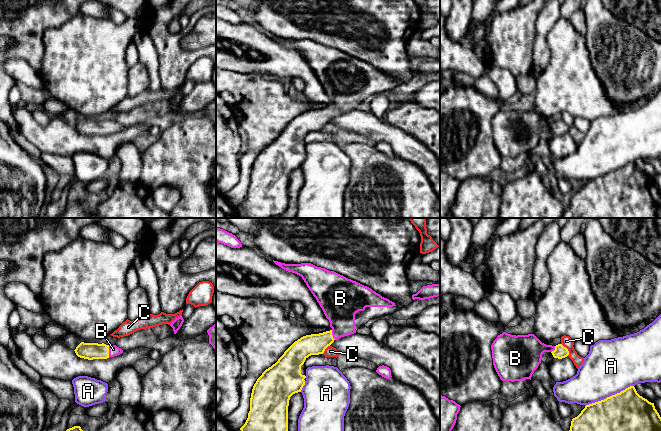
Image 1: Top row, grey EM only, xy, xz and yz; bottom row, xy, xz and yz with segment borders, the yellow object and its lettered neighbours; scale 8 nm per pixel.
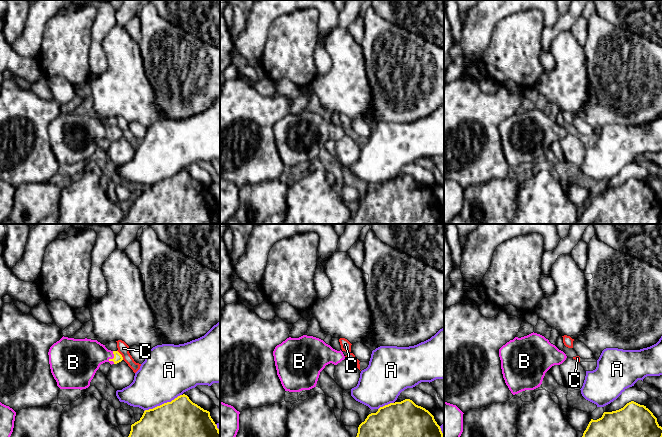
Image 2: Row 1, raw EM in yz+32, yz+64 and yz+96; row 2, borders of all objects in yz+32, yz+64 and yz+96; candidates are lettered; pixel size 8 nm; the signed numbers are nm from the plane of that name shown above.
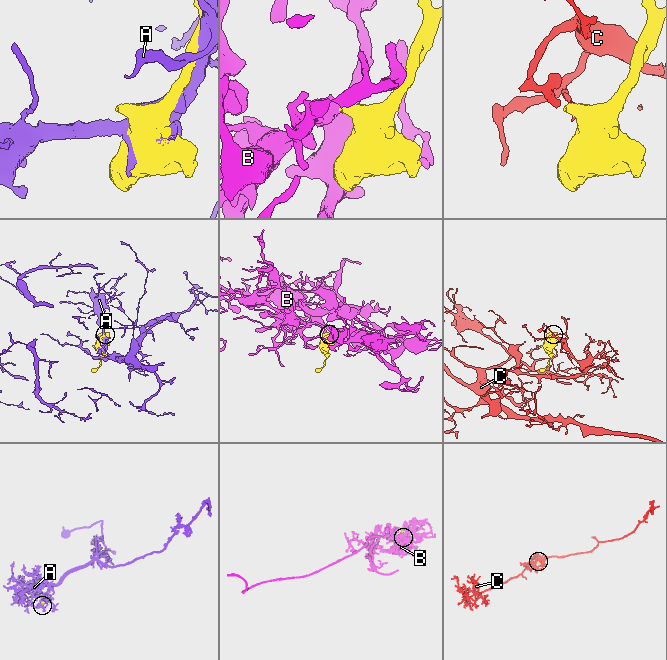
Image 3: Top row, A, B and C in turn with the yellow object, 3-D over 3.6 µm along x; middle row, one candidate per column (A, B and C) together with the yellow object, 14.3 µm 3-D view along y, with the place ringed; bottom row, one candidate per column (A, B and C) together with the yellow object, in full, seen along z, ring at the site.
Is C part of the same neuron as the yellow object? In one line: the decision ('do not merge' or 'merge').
do not merge

